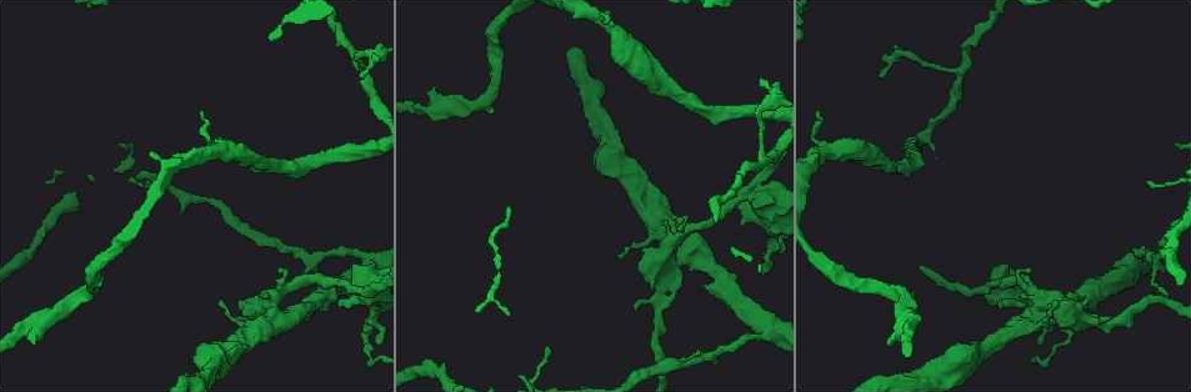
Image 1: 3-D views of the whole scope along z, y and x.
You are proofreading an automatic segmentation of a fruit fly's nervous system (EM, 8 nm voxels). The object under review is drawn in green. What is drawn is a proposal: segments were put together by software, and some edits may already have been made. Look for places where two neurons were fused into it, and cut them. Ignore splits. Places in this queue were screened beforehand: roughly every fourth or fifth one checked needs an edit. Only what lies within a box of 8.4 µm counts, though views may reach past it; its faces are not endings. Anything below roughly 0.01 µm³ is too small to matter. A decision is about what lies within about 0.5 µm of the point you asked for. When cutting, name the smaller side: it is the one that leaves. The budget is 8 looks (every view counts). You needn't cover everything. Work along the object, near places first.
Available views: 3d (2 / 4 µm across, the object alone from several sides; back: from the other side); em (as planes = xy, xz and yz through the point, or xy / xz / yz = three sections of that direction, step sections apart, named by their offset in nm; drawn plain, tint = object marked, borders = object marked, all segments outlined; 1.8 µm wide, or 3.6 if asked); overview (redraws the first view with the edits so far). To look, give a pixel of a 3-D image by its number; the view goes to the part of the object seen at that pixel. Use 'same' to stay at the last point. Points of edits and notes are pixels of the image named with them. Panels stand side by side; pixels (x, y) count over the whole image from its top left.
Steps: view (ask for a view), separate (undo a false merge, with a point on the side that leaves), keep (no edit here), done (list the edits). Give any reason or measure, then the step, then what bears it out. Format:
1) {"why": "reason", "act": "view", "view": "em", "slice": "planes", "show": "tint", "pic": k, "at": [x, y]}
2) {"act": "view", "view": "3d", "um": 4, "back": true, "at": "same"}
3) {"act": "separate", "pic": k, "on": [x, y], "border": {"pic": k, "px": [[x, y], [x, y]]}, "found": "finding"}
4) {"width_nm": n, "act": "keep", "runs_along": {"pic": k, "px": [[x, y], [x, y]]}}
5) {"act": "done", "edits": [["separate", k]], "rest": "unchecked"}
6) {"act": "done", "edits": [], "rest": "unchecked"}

{"why": "calibre changes", "act": "view", "view": "em", "slice": "planes", "show": "tint", "pic": 1, "at": [995, 282]}

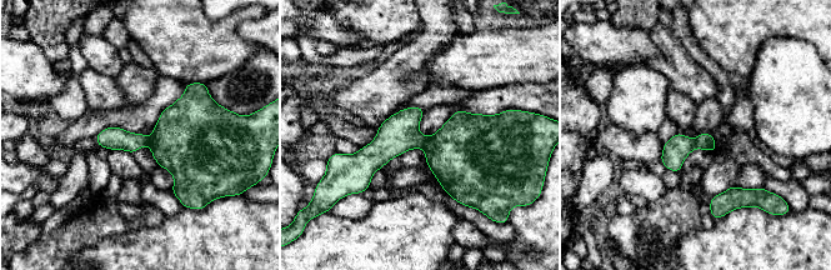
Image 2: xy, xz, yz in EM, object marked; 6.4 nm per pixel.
{"act": "keep", "found": "one neuron here"}

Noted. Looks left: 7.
{"why": "sudden change in width", "act": "view", "view": "3d", "um": 2, "pic": 1, "at": [1034, 318]}

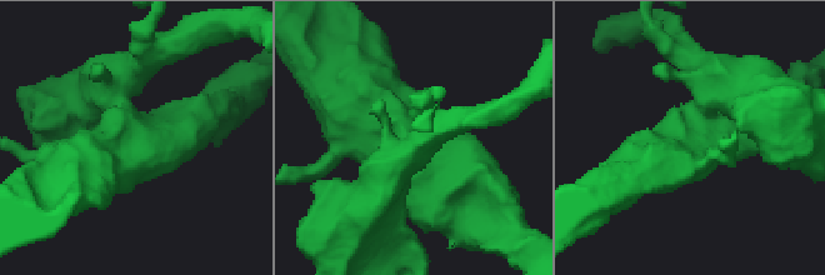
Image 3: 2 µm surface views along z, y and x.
{"act": "view", "view": "em", "slice": "planes", "show": "plain", "pic": 3, "at": [690, 144]}

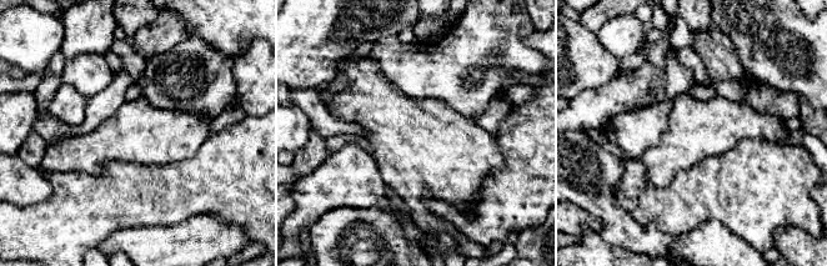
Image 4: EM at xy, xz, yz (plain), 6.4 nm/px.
{"act": "view", "view": "em", "slice": "planes", "show": "tint", "at": "same"}

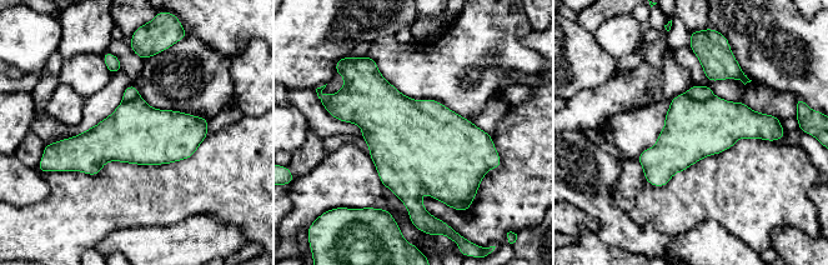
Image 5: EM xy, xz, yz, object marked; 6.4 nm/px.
{"act": "separate", "pic": 5, "on": [693, 130], "border": {"pic": 5, "px": [[686, 93], [699, 100], [713, 96]]}, "found": "two neurons meet here"}

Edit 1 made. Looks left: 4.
{"act": "done", "edits": [["separate", 5]], "rest": "unchecked"}

